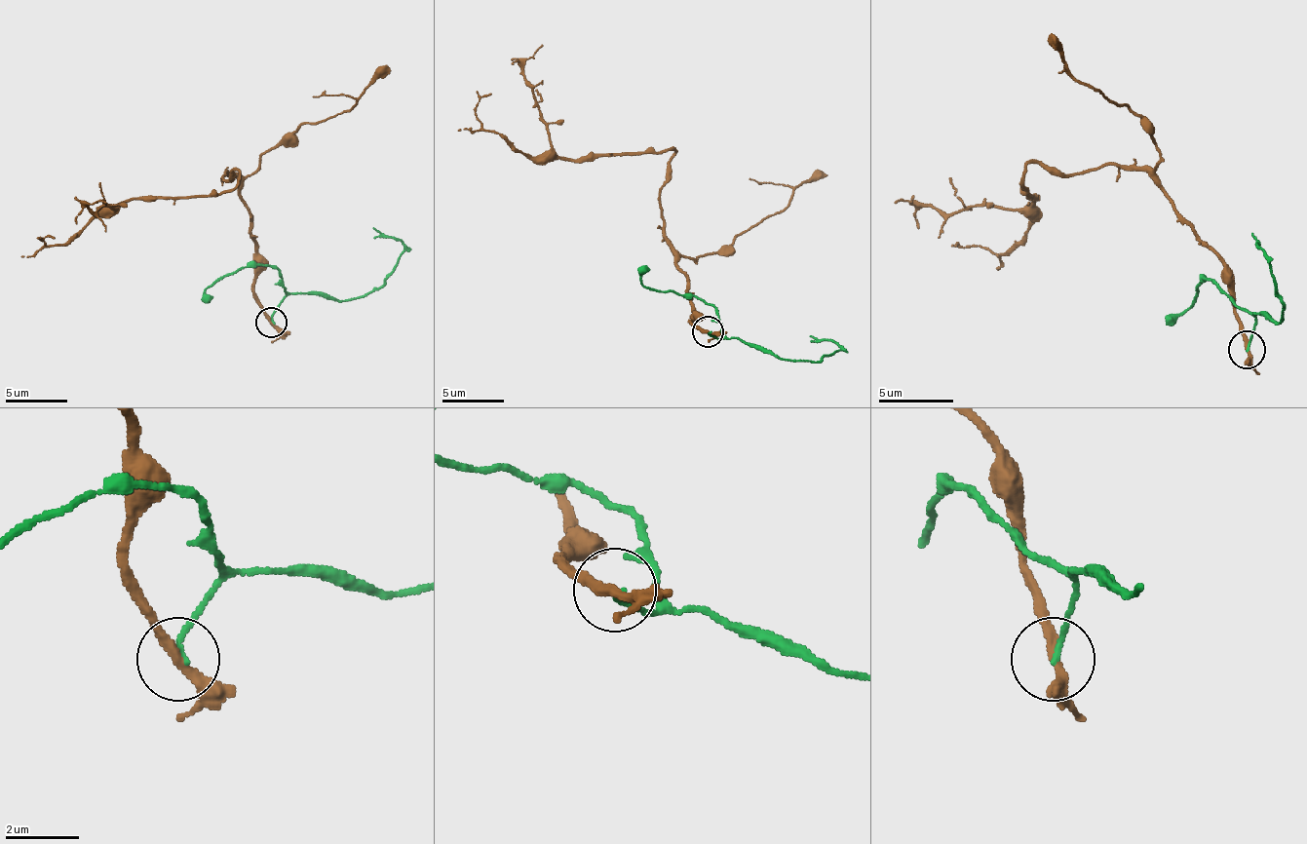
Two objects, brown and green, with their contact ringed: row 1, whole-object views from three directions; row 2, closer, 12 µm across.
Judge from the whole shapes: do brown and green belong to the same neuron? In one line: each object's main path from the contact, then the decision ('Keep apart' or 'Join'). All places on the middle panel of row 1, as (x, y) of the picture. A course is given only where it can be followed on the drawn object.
Course of brown: (707, 332), (692, 320), (689, 280), (664, 234), (661, 185), (676, 151), (529, 160), (477, 117), (492, 93). Course of green: (711, 332), (711, 335), (759, 344), (781, 357), (811, 360), (839, 348), (808, 335). Keep apart

